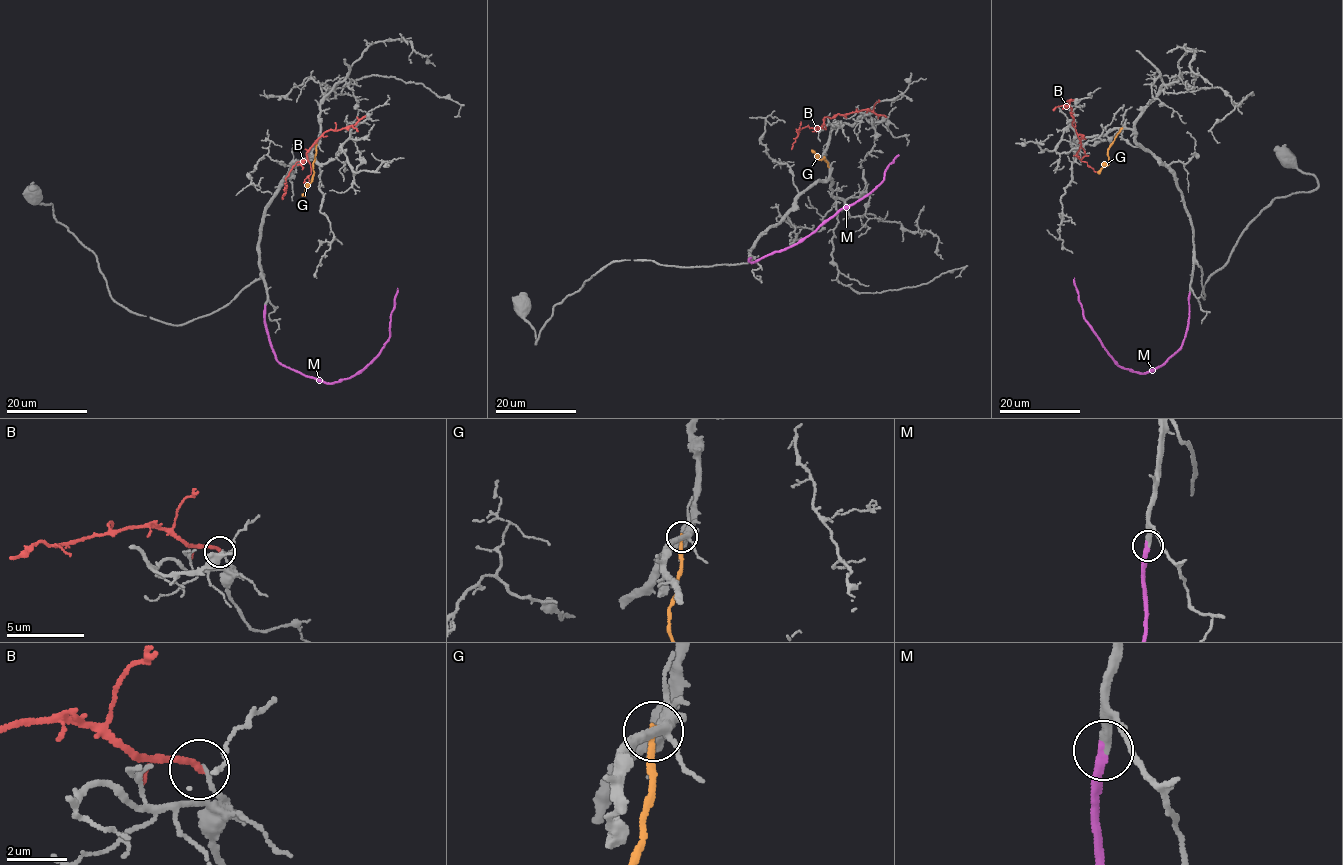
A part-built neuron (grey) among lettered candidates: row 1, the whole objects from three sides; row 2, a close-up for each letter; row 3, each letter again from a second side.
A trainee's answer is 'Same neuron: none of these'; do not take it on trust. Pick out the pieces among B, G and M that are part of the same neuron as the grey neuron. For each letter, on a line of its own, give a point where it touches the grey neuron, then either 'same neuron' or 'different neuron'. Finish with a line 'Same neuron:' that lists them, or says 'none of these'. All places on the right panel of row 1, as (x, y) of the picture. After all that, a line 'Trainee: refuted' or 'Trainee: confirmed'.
B: contact (1071, 99); different neuron
G: contact (1121, 128); different neuron
M: contact (1189, 293); same neuron
Same neuron: M
Trainee: refuted

